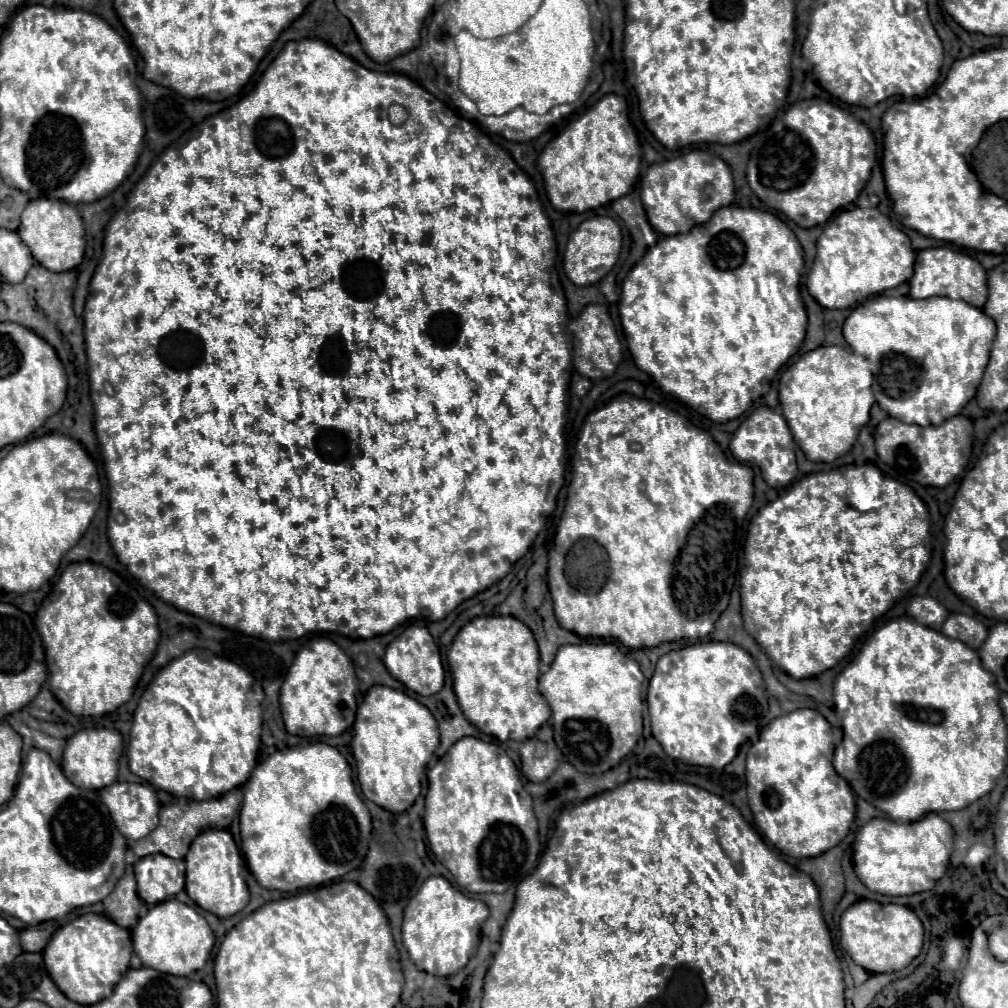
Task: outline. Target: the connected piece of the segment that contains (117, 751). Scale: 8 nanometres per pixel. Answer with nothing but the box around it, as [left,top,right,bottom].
[62,728,122,790]

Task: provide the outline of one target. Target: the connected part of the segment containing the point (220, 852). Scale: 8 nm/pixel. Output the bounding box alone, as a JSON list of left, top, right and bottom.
[185,830,248,918]

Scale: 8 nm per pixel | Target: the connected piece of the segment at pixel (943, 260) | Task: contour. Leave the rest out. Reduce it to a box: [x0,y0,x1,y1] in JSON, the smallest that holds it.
[910,245,988,308]

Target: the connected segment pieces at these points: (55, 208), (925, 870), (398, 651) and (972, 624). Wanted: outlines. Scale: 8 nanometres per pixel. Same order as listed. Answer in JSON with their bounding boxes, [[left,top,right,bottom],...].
[[18,198,84,272],[854,812,952,896],[384,624,444,696],[942,614,988,650]]

